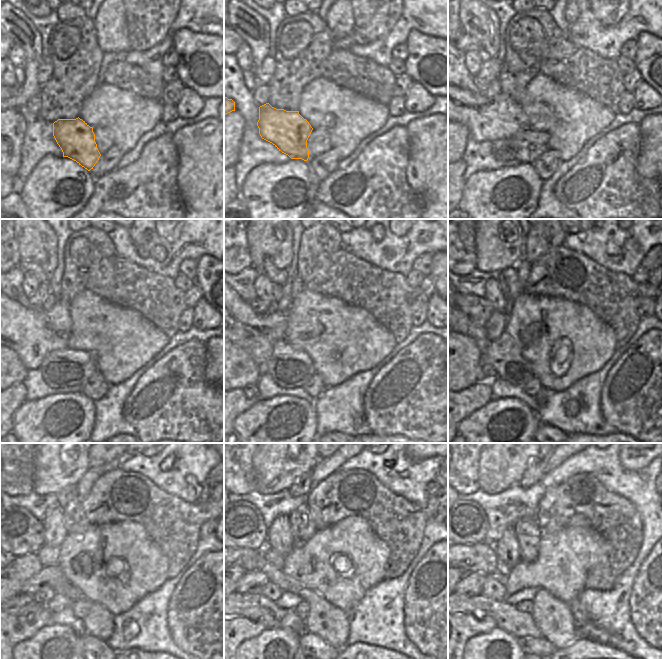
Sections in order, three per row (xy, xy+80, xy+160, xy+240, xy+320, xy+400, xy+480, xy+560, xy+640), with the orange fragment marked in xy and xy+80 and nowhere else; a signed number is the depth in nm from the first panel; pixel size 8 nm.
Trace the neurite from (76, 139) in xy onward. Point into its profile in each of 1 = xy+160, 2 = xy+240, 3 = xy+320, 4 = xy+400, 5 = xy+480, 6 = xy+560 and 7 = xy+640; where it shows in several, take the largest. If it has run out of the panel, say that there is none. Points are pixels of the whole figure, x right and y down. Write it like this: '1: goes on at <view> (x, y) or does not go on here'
1: goes on at xy+160 (487, 118)
2: goes on at xy+240 (32, 334)
3: goes on at xy+320 (256, 334)
4: goes on at xy+400 (468, 327)
5: goes on at xy+480 (86, 482)
6: goes on at xy+560 (319, 473)
7: goes on at xy+640 (548, 468)

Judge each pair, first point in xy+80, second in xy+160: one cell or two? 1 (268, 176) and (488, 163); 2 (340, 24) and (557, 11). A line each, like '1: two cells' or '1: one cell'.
1: two cells
2: two cells

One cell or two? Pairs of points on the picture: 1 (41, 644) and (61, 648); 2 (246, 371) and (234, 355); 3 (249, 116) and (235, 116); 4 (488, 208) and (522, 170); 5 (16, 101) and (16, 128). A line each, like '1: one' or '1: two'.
1: one
2: one
3: two
4: one
5: two

